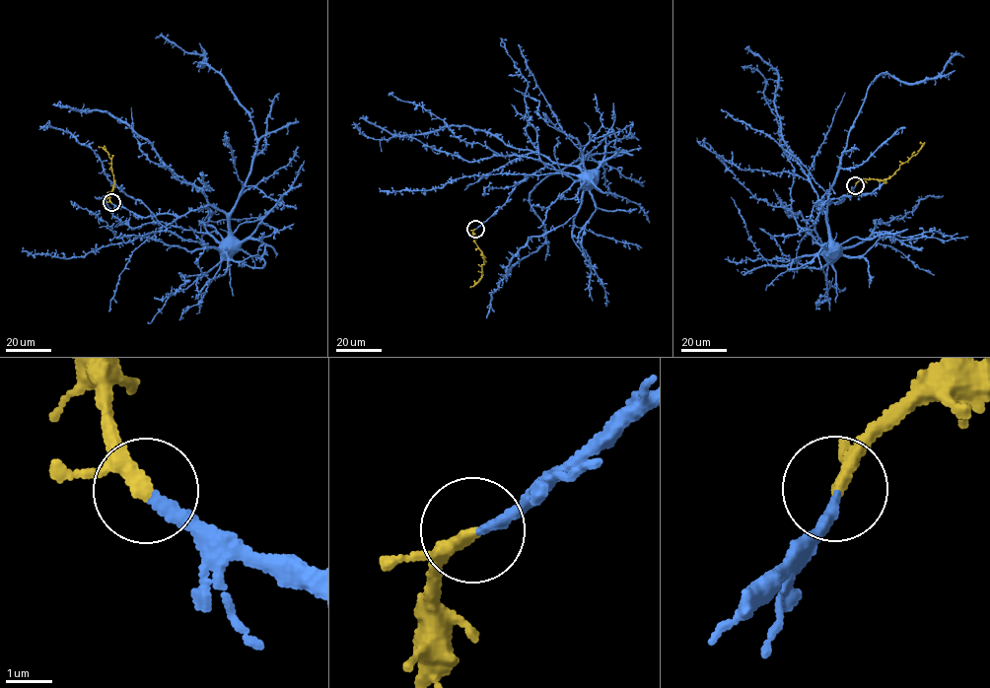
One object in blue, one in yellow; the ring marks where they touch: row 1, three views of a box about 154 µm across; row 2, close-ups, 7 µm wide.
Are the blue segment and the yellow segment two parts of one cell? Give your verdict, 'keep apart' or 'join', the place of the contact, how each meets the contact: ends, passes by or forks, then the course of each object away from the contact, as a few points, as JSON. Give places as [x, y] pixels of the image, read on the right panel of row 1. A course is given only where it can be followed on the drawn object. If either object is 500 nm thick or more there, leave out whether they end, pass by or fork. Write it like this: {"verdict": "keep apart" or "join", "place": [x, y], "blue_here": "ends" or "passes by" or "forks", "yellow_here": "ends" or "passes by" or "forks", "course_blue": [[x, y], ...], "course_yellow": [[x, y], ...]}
{"verdict": "join", "place": [855, 185], "blue_here": "ends", "yellow_here": "passes by", "course_blue": [[855, 185], [838, 202], [817, 202], [824, 247], [793, 214], [795, 173], [766, 84], [742, 67]], "course_yellow": [[855, 185], [859, 181], [884, 179], [892, 174], [901, 164], [915, 155], [925, 142]]}

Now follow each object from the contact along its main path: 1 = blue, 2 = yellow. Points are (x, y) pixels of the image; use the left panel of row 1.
1: (111, 203), (146, 217), (213, 205), (228, 237), (205, 247), (171, 233), (93, 151), (38, 129)
2: (111, 203), (107, 195), (114, 182), (111, 160), (107, 153), (98, 147)

